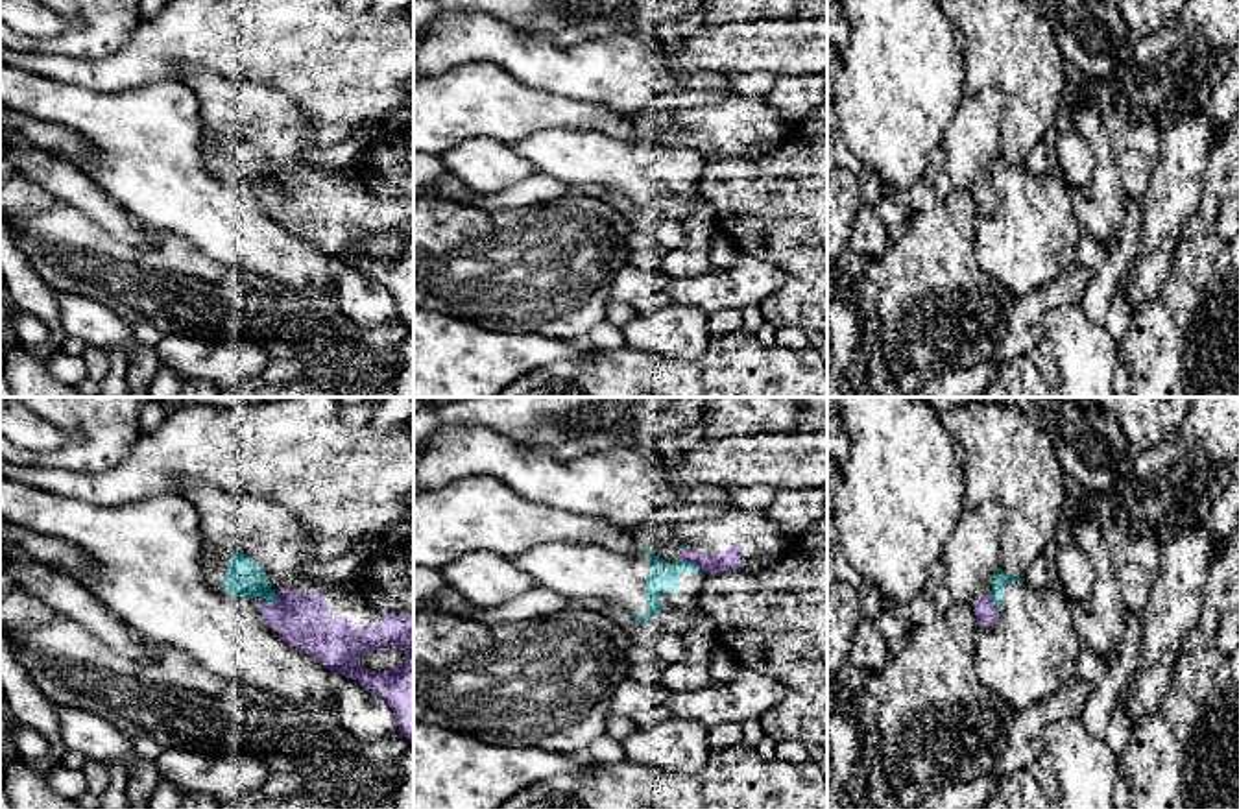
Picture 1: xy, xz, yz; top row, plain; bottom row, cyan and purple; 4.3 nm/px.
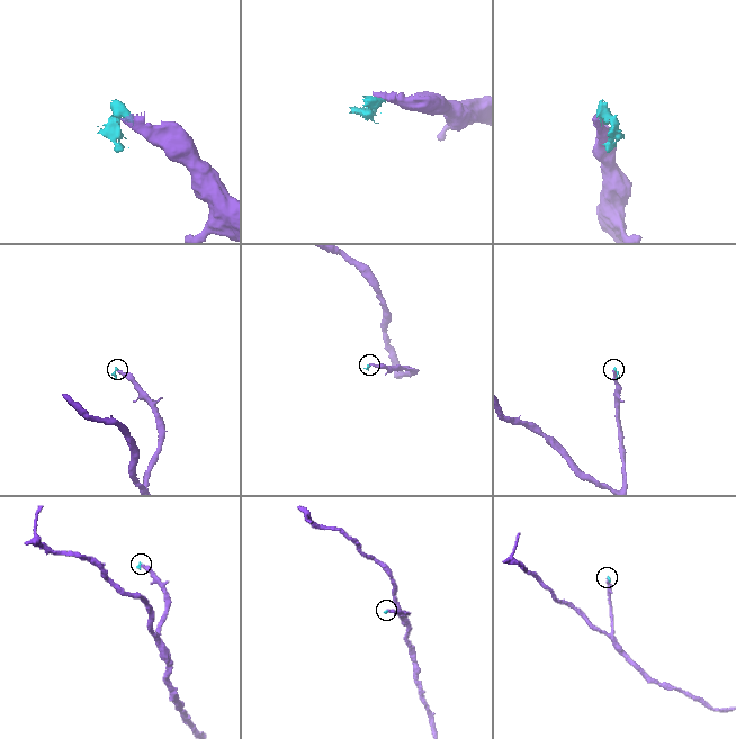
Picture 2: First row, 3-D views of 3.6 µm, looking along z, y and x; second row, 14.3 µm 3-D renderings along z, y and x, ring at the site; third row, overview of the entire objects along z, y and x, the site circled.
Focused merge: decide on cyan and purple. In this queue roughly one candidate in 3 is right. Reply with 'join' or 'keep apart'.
keep apart

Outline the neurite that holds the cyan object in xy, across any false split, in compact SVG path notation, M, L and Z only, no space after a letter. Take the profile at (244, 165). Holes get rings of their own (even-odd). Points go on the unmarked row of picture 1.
M0 63L0 105L74 131L98 155L89 174L142 225L164 229L214 260L260 273L292 288L336 294L336 262L314 242L288 231L257 196L257 183L277 188L253 144L236 137L222 172L205 164L207 127L196 94L179 81L98 92Z

